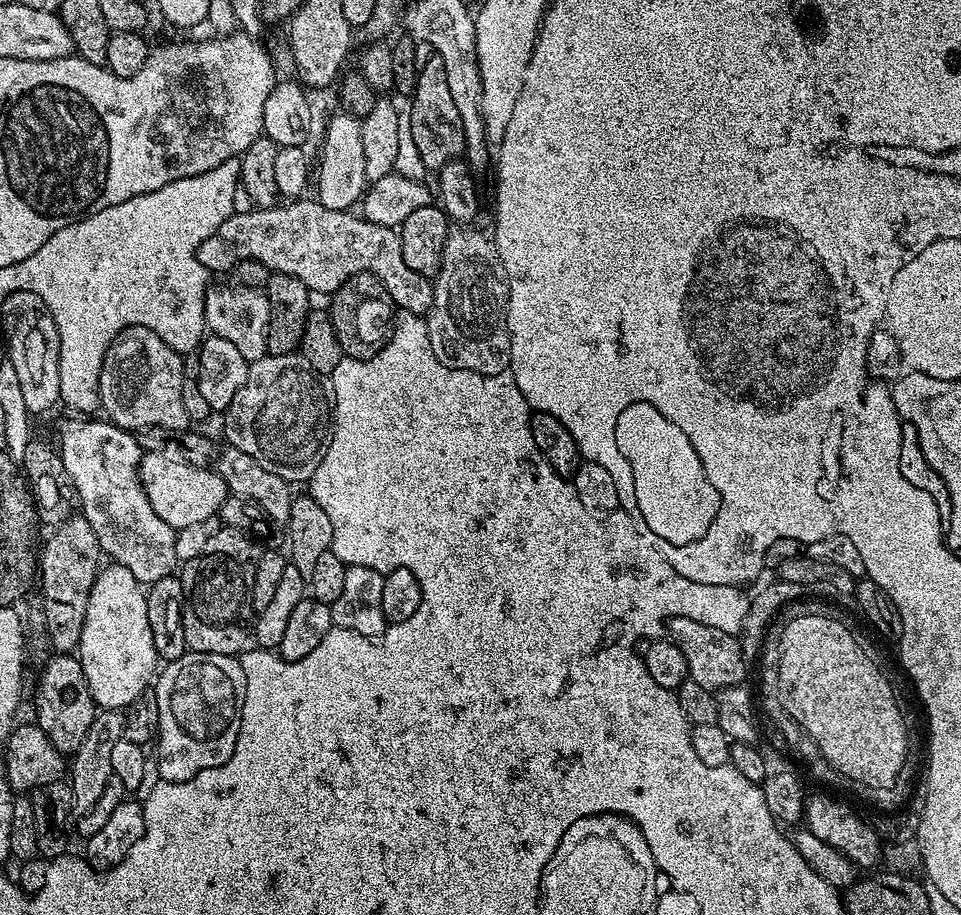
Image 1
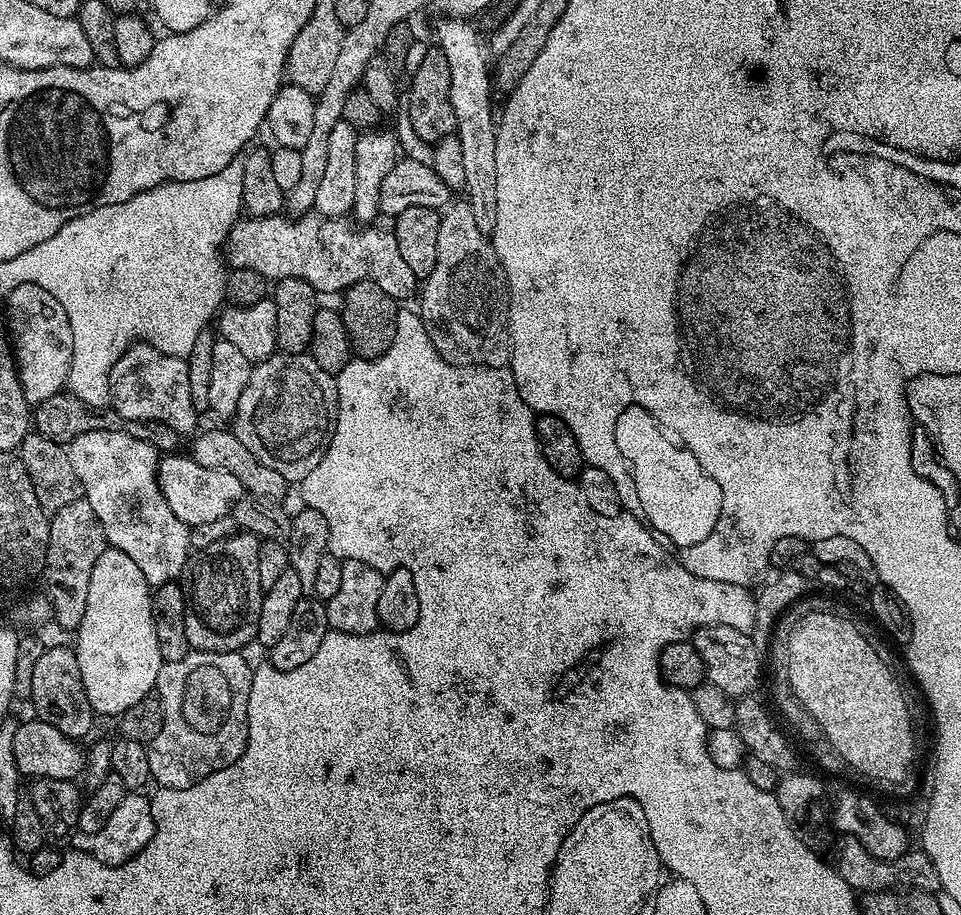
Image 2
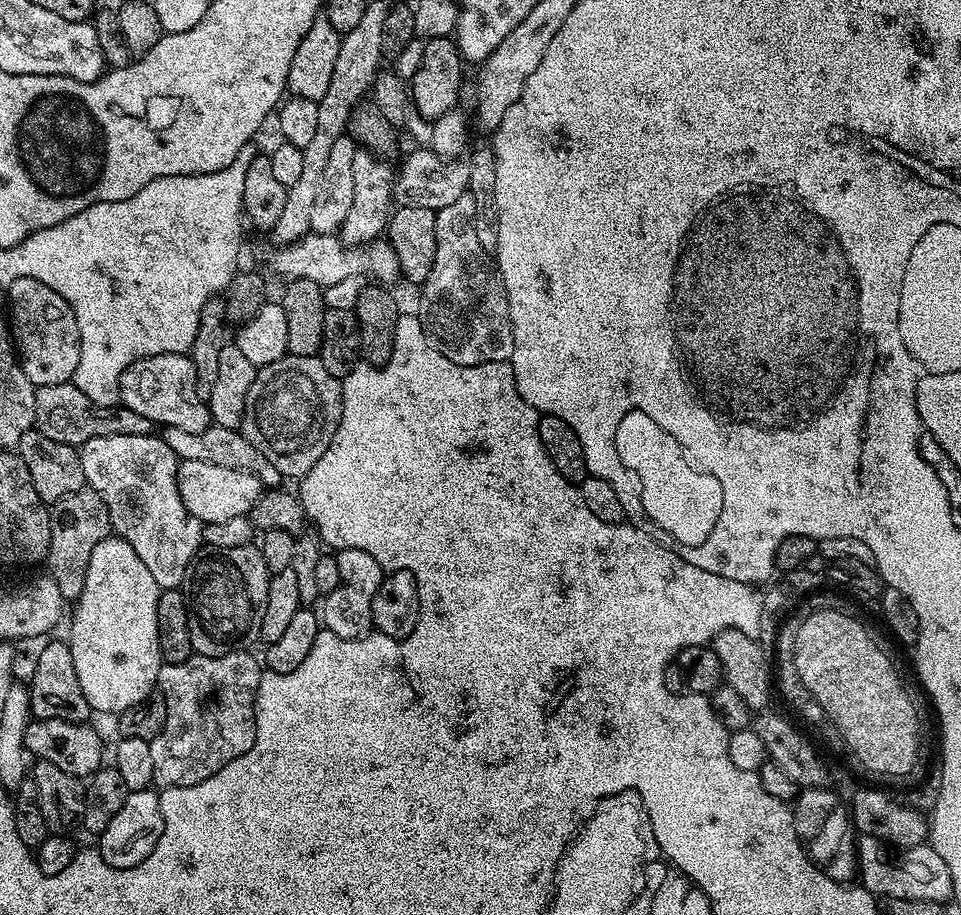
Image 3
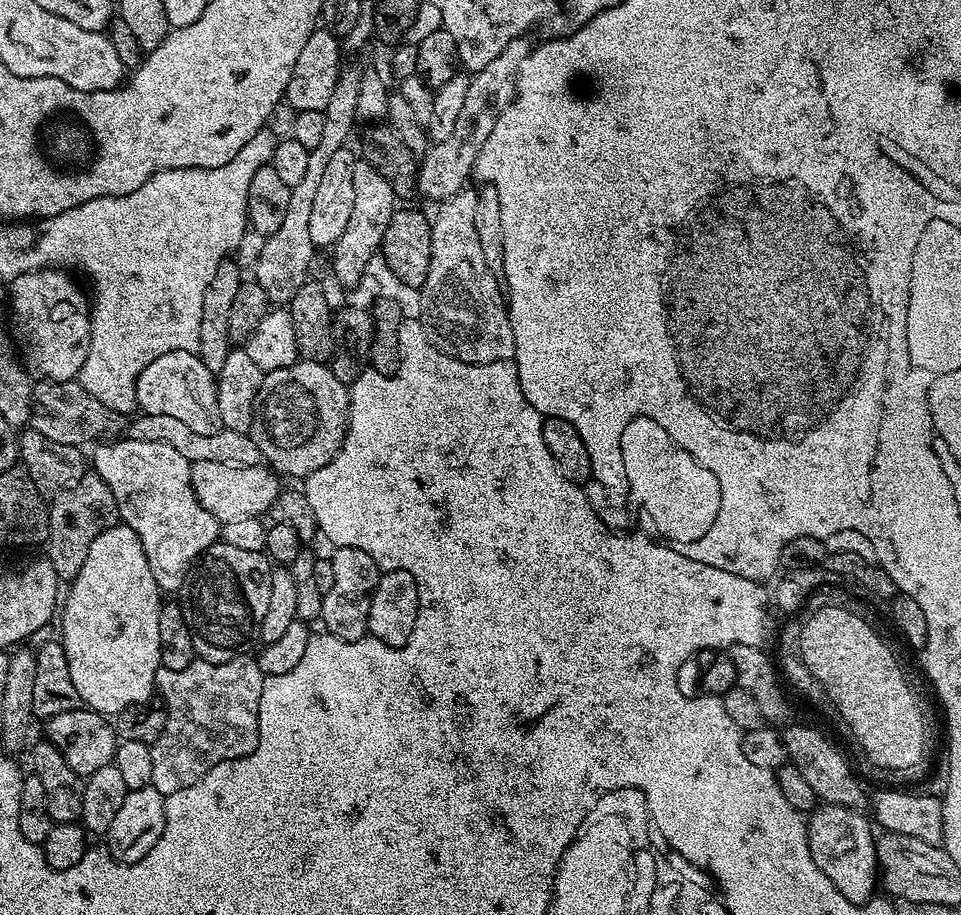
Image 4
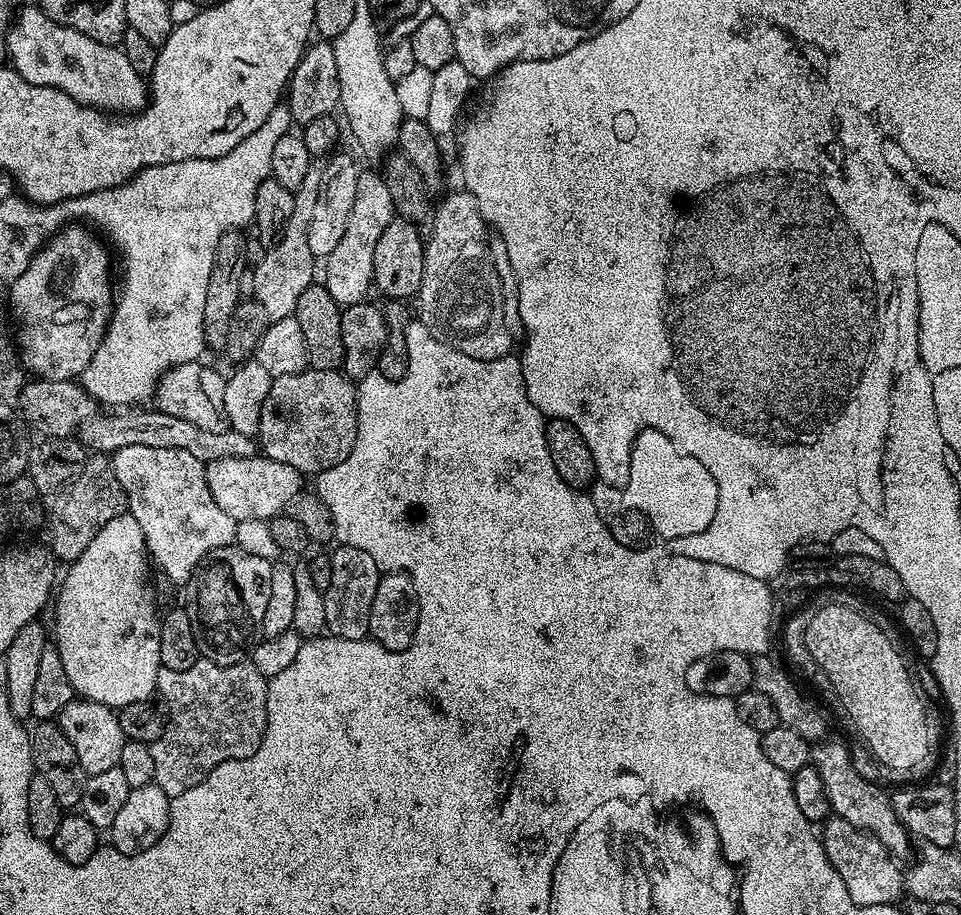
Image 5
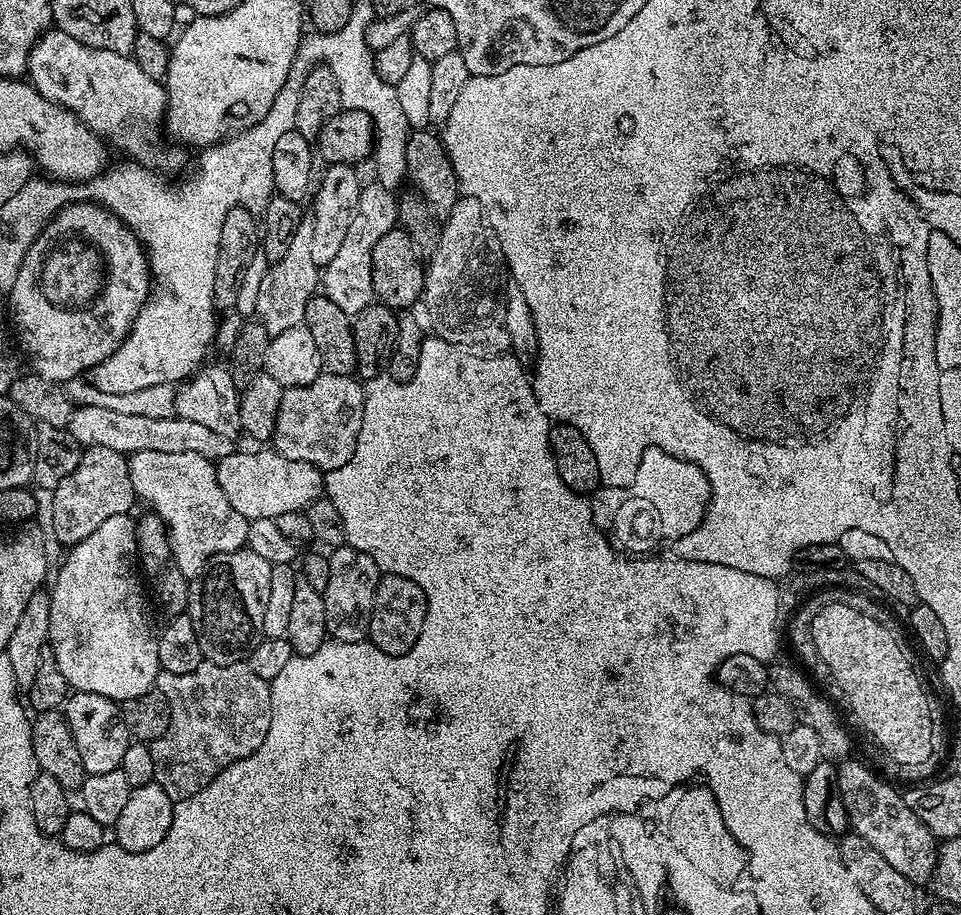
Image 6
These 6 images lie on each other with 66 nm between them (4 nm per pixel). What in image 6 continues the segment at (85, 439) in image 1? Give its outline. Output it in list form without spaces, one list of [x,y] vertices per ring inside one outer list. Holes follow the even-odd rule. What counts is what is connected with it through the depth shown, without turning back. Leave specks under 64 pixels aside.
[[[142,450],[141,452],[133,452],[128,456],[128,473],[130,474],[130,482],[134,486],[137,497],[139,497],[141,501],[145,500],[145,502],[152,507],[149,509],[151,509],[155,515],[160,517],[161,522],[164,524],[165,528],[168,529],[168,541],[172,547],[172,557],[178,566],[178,570],[182,570],[182,574],[189,582],[203,577],[204,570],[208,567],[208,560],[210,557],[233,552],[234,550],[238,550],[247,545],[248,526],[250,521],[242,514],[238,514],[238,510],[234,510],[234,506],[230,504],[230,498],[226,498],[226,494],[222,492],[222,486],[218,484],[215,463],[206,458],[202,458],[202,454],[194,454],[193,452],[187,452],[186,454],[162,454],[159,450]]]

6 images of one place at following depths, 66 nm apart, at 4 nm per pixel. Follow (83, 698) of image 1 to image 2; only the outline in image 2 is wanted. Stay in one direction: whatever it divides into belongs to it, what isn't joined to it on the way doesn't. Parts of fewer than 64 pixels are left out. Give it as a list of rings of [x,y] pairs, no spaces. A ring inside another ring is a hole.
[[[71,647],[48,648],[32,664],[32,708],[37,717],[50,726],[62,730],[73,738],[84,738],[88,724],[94,720],[90,698],[86,698],[86,686],[82,686],[82,670],[78,670],[78,658]]]

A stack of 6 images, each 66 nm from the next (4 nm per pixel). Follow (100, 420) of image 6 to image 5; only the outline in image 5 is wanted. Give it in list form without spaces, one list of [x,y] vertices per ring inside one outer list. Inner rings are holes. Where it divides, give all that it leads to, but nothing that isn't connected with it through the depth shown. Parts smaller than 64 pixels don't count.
[[[144,406],[117,411],[117,416],[91,416],[79,430],[80,443],[92,454],[111,454],[118,450],[126,450],[126,446],[162,446],[170,450],[186,450],[201,462],[257,455],[258,444],[251,436],[231,430],[202,430],[194,426],[194,422],[186,422],[186,418],[174,418],[174,414],[166,414],[155,406],[142,407]]]

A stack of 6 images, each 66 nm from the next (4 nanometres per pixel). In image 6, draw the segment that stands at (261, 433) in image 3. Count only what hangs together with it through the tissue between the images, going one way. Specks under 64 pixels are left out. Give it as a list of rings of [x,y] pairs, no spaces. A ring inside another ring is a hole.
[[[324,372],[306,386],[284,389],[271,447],[286,458],[294,458],[294,462],[310,462],[325,474],[333,472],[338,466],[346,466],[354,454],[363,409],[364,384],[355,375]]]

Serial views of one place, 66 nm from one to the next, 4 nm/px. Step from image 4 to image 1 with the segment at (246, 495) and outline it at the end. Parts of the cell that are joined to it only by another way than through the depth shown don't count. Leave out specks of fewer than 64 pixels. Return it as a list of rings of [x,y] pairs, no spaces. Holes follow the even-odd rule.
[[[144,452],[141,455],[140,481],[146,498],[150,498],[150,506],[154,506],[154,514],[177,530],[219,513],[224,500],[230,495],[224,479],[211,467],[199,468],[186,462],[174,462],[162,454]]]

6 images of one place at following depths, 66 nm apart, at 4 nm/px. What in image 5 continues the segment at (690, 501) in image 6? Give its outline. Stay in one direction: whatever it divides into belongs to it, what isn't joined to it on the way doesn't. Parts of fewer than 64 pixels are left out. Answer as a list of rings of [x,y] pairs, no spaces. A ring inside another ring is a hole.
[[[652,424],[636,428],[636,436],[632,436],[627,484],[623,488],[628,494],[627,501],[649,510],[648,514],[664,540],[679,542],[698,534],[706,530],[712,520],[716,520],[716,512],[720,512],[720,484],[716,484],[712,468],[708,468],[700,456],[684,452],[664,428],[652,428]]]

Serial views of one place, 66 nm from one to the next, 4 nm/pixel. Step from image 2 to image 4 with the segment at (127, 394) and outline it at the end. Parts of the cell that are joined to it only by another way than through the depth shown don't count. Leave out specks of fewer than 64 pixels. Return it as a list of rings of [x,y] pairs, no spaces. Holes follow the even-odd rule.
[[[173,350],[146,366],[137,378],[135,407],[145,416],[167,414],[178,418],[194,434],[214,434],[222,428],[215,375],[195,352]]]

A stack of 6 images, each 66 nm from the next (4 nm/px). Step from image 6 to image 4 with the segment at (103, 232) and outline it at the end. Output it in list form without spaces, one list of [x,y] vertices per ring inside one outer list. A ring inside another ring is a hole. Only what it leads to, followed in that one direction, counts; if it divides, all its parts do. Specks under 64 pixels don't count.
[[[59,267],[23,272],[10,282],[12,324],[15,347],[37,381],[75,380],[86,360],[91,342],[90,302],[84,292]]]

